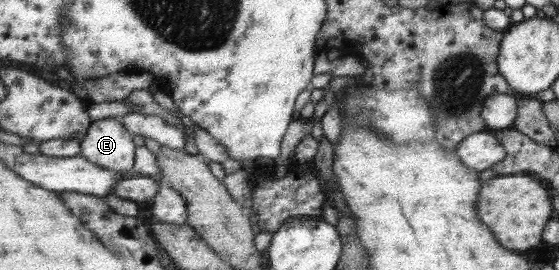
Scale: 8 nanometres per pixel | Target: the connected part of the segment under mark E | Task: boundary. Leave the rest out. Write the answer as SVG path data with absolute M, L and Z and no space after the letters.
M103 114L100 120L91 122L79 146L79 155L88 162L118 174L131 174L135 162L134 144L123 123L111 114Z

